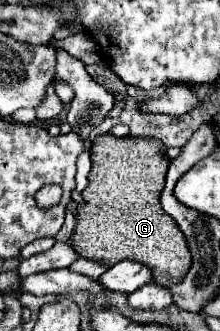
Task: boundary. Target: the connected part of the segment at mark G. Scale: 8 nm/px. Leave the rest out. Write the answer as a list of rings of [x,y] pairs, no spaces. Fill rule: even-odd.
[[[100,134],[92,142],[90,158],[90,184],[82,192],[84,202],[78,206],[72,248],[82,258],[108,268],[120,260],[136,260],[152,270],[154,282],[160,286],[180,282],[190,270],[192,256],[184,234],[160,206],[160,194],[170,166],[164,144],[142,136],[114,138]]]

